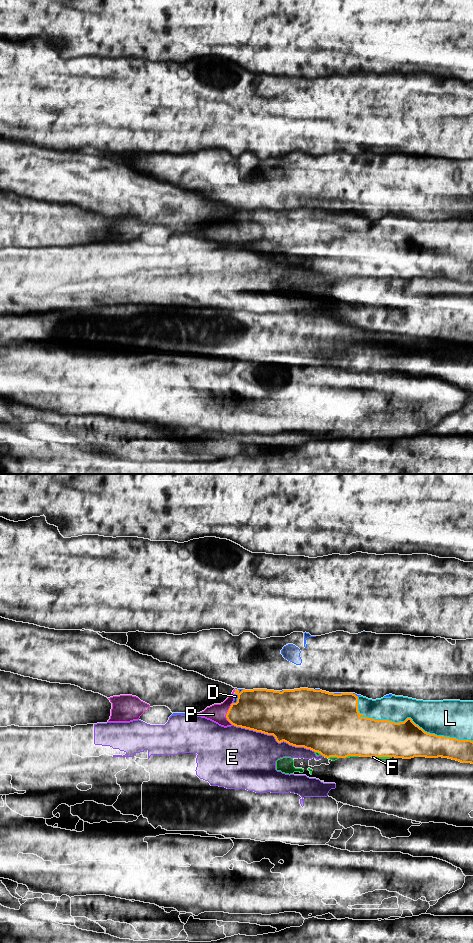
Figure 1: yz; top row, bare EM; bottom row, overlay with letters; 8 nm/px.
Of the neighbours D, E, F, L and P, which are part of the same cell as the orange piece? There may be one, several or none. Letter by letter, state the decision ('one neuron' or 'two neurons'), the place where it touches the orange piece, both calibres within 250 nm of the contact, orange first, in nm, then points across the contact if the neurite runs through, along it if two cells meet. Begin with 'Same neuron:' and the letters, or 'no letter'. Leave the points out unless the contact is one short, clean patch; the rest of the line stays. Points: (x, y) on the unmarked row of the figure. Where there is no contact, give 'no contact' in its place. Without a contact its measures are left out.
Same neuron: L, P
D: two neurons; meets orange in yz at (237, 219); 340 nm thick on the orange side, 30 nm on the other
E: two neurons; meets orange in yz at (274, 256); 460 nm thick on the orange side, 420 nm on the other
F: two neurons; meets orange in yz at (382, 276); 320 nm thick on the orange side, 20 nm on the other
L: one neuron; meets orange in yz at (408, 238); 300 nm thick on the orange side, 280 nm on the other
P: one neuron; meets orange in yz at (227, 233); 340 nm thick on the orange side, 140 nm on the other; runs through yz (258, 230), (246, 233), (227, 233), (217, 232)

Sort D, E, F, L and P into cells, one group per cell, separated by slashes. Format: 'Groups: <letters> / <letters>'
Groups: D / E / F / L P

